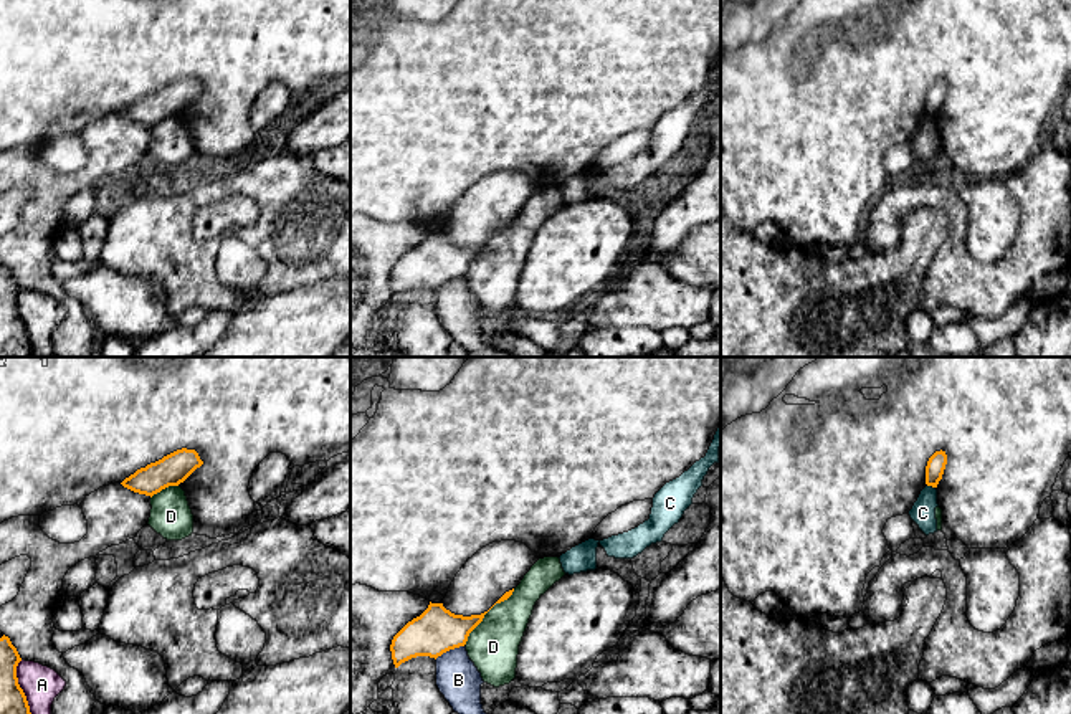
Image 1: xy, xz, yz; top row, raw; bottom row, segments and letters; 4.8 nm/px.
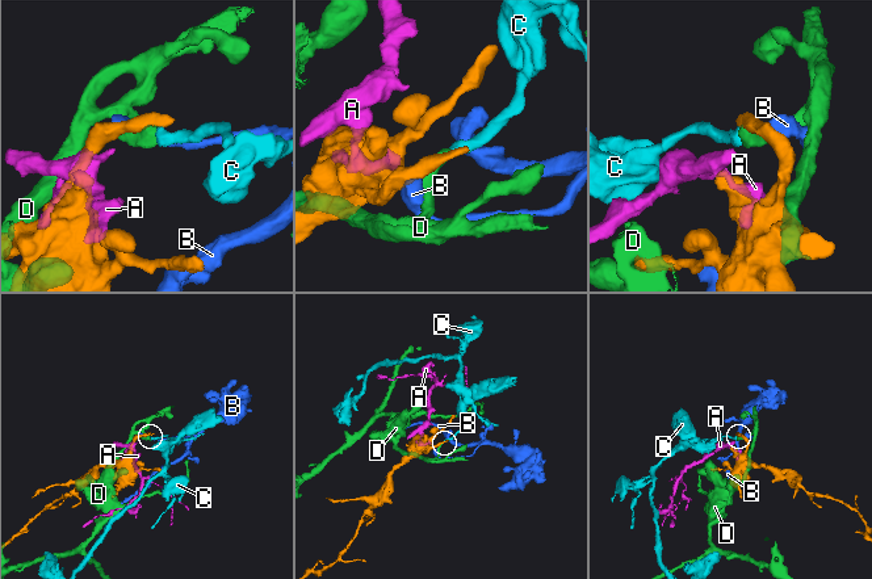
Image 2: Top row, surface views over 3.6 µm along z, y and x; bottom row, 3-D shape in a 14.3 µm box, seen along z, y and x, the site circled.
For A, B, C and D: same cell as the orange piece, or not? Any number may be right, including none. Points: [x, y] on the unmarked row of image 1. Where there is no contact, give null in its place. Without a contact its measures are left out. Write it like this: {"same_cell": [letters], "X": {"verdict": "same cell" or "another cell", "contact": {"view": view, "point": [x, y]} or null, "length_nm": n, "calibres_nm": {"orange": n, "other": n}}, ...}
{"same_cell": [], "A": {"verdict": "another cell", "contact": {"view": "xy", "point": [23, 323]}, "length_nm": 340, "calibres_nm": {"orange": 160, "other": 180}}, "B": {"verdict": "another cell", "contact": {"view": "xz", "point": [448, 280]}, "length_nm": 160, "calibres_nm": {"orange": 220, "other": 220}}, "C": {"verdict": "another cell", "contact": {"view": "yz", "point": [931, 114]}, "length_nm": 40, "calibres_nm": {"orange": 90, "other": 120}}, "D": {"verdict": "another cell", "contact": {"view": "xz", "point": [485, 243]}, "length_nm": 380, "calibres_nm": {"orange": 220, "other": 240}}}

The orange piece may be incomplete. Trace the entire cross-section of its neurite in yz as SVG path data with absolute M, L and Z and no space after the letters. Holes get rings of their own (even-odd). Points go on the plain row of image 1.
M935 81L926 96L926 114L937 117L939 111L942 109L944 99L947 94L947 84L945 81Z

